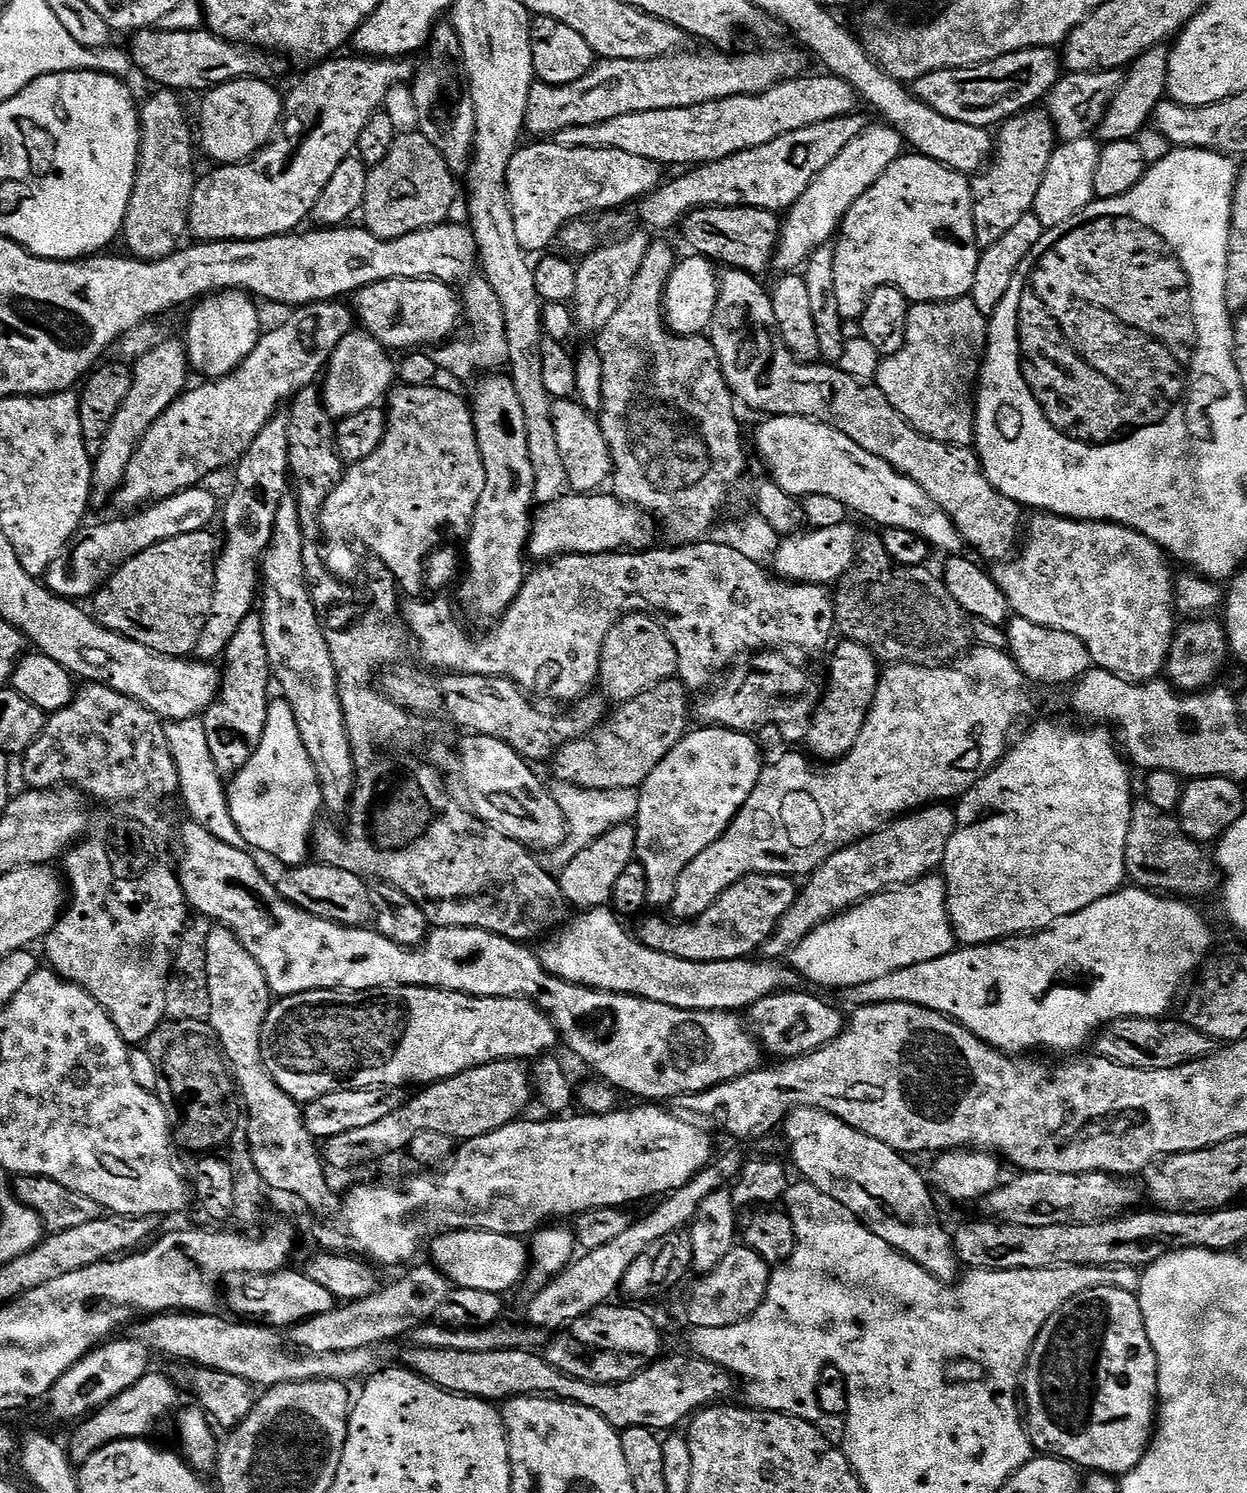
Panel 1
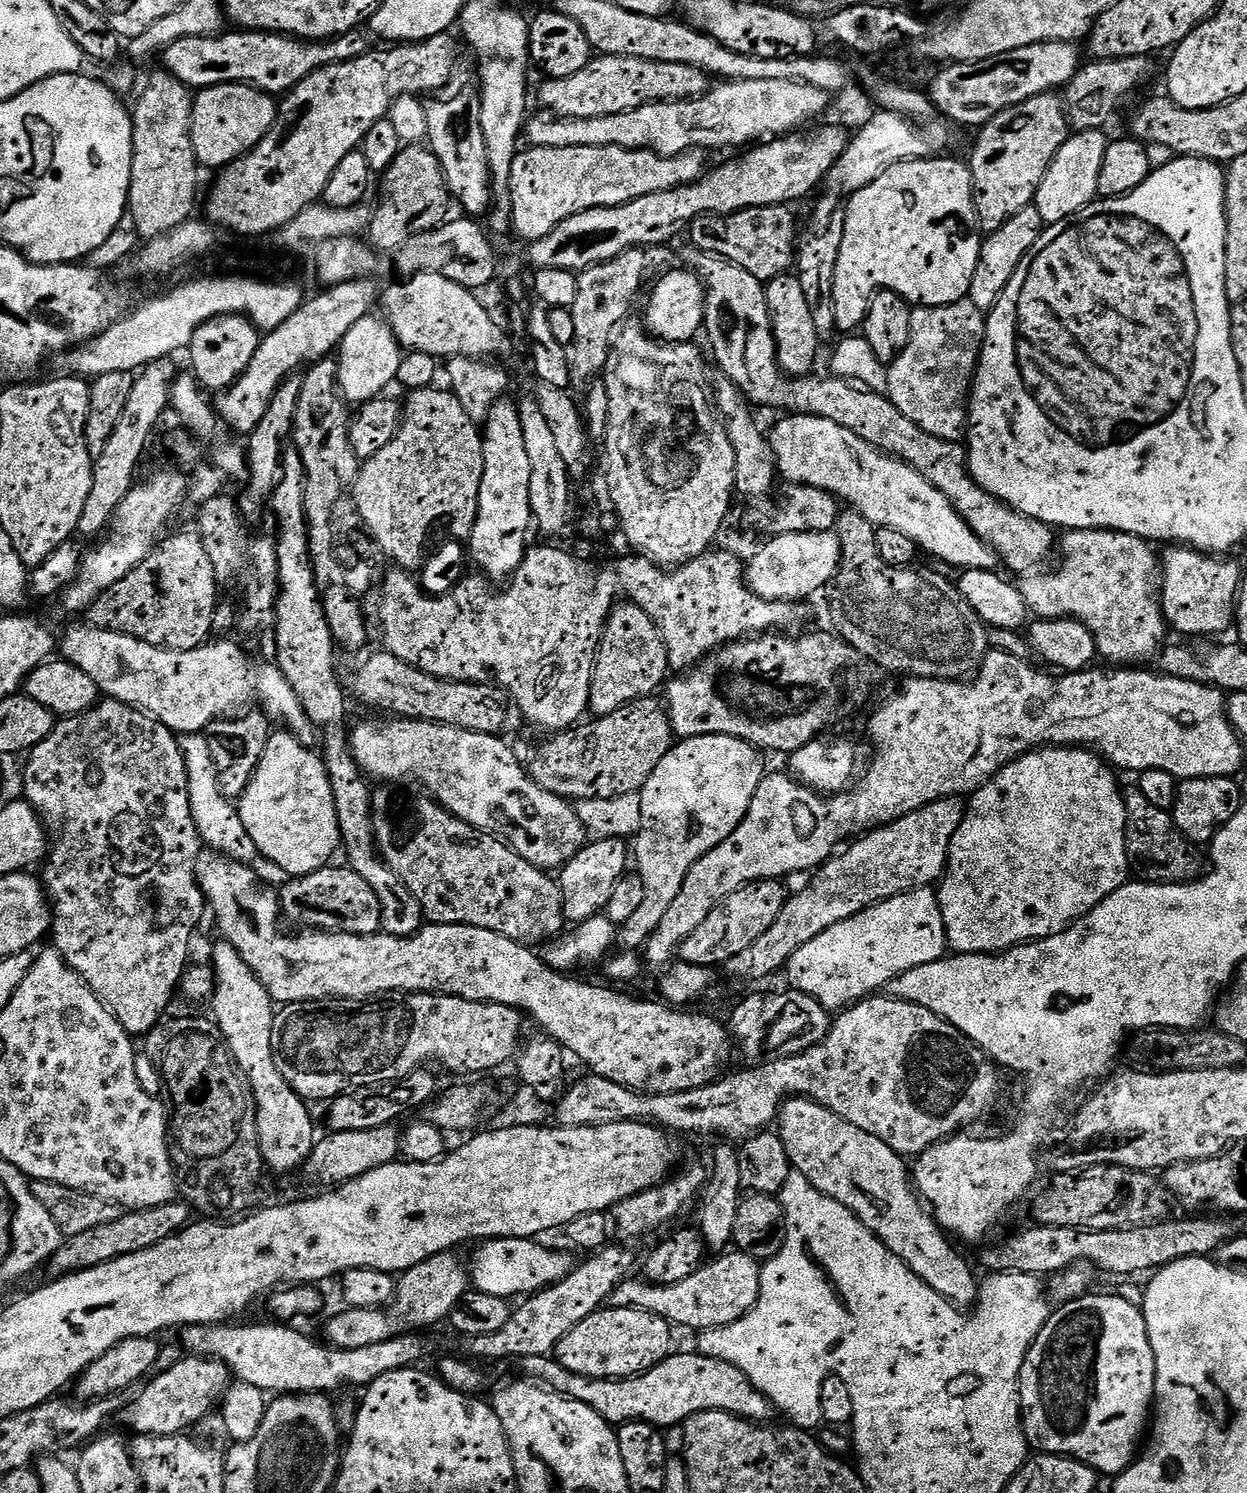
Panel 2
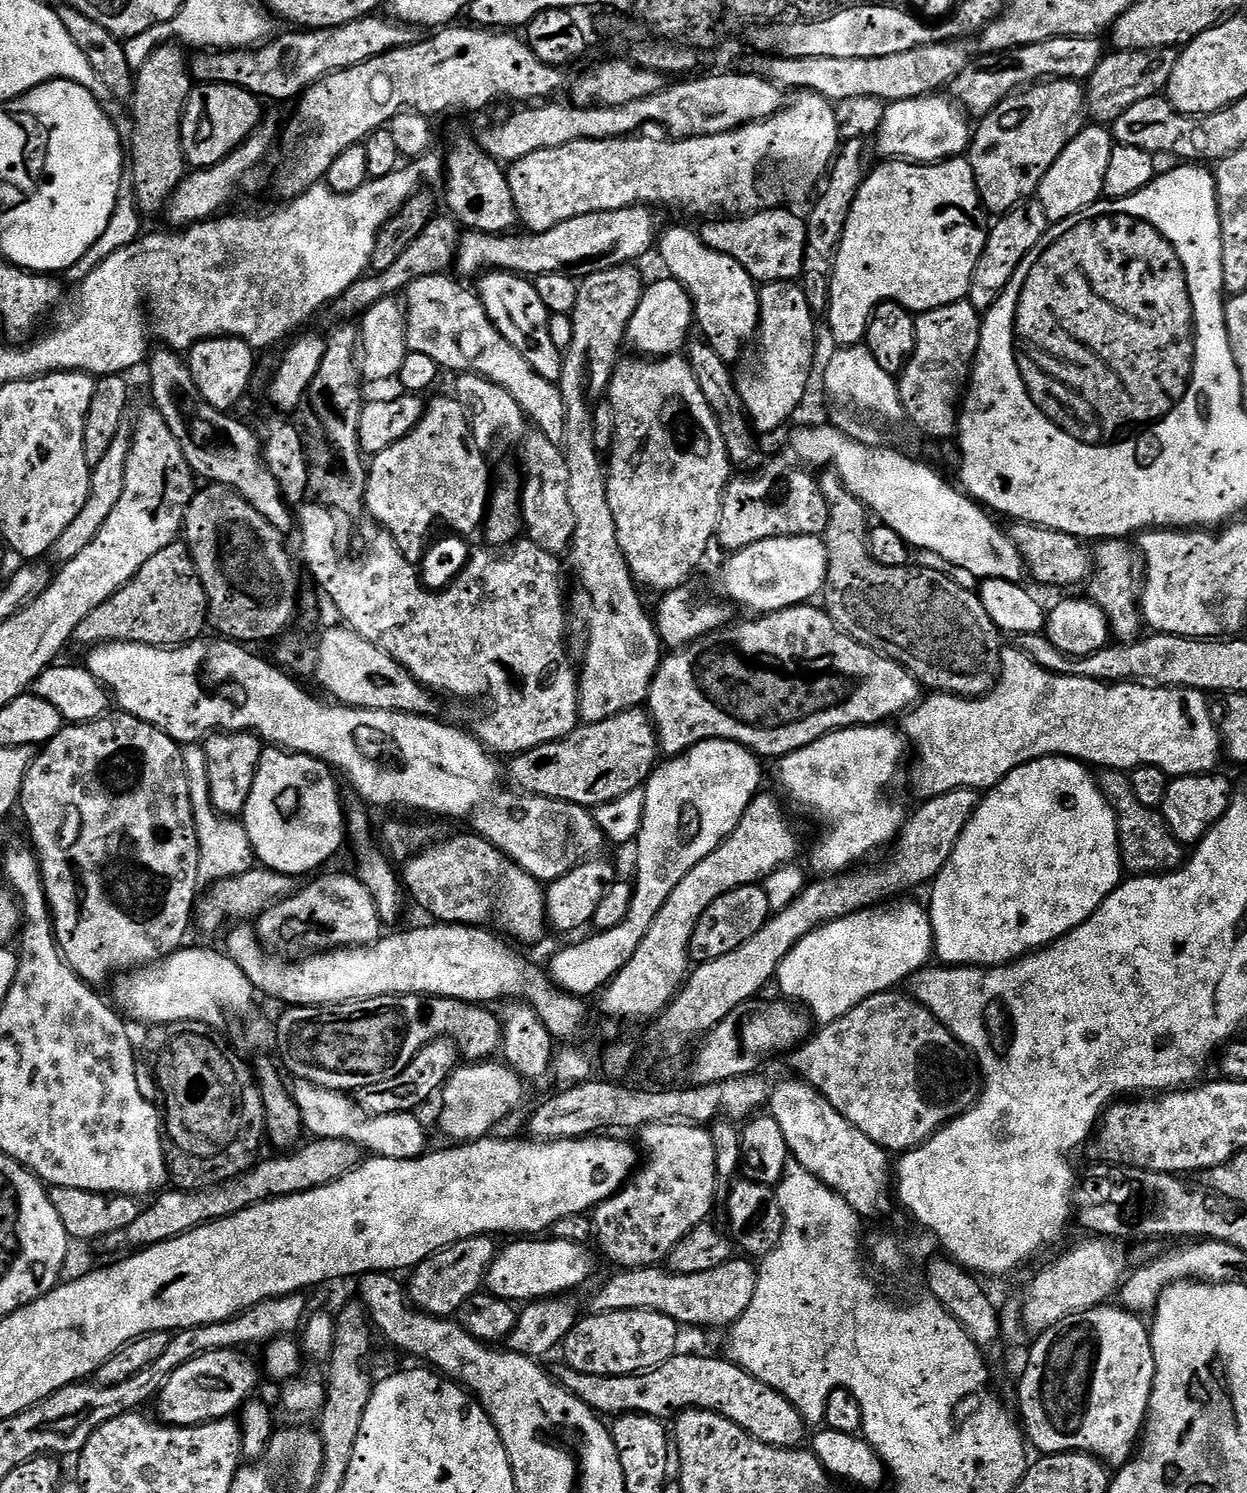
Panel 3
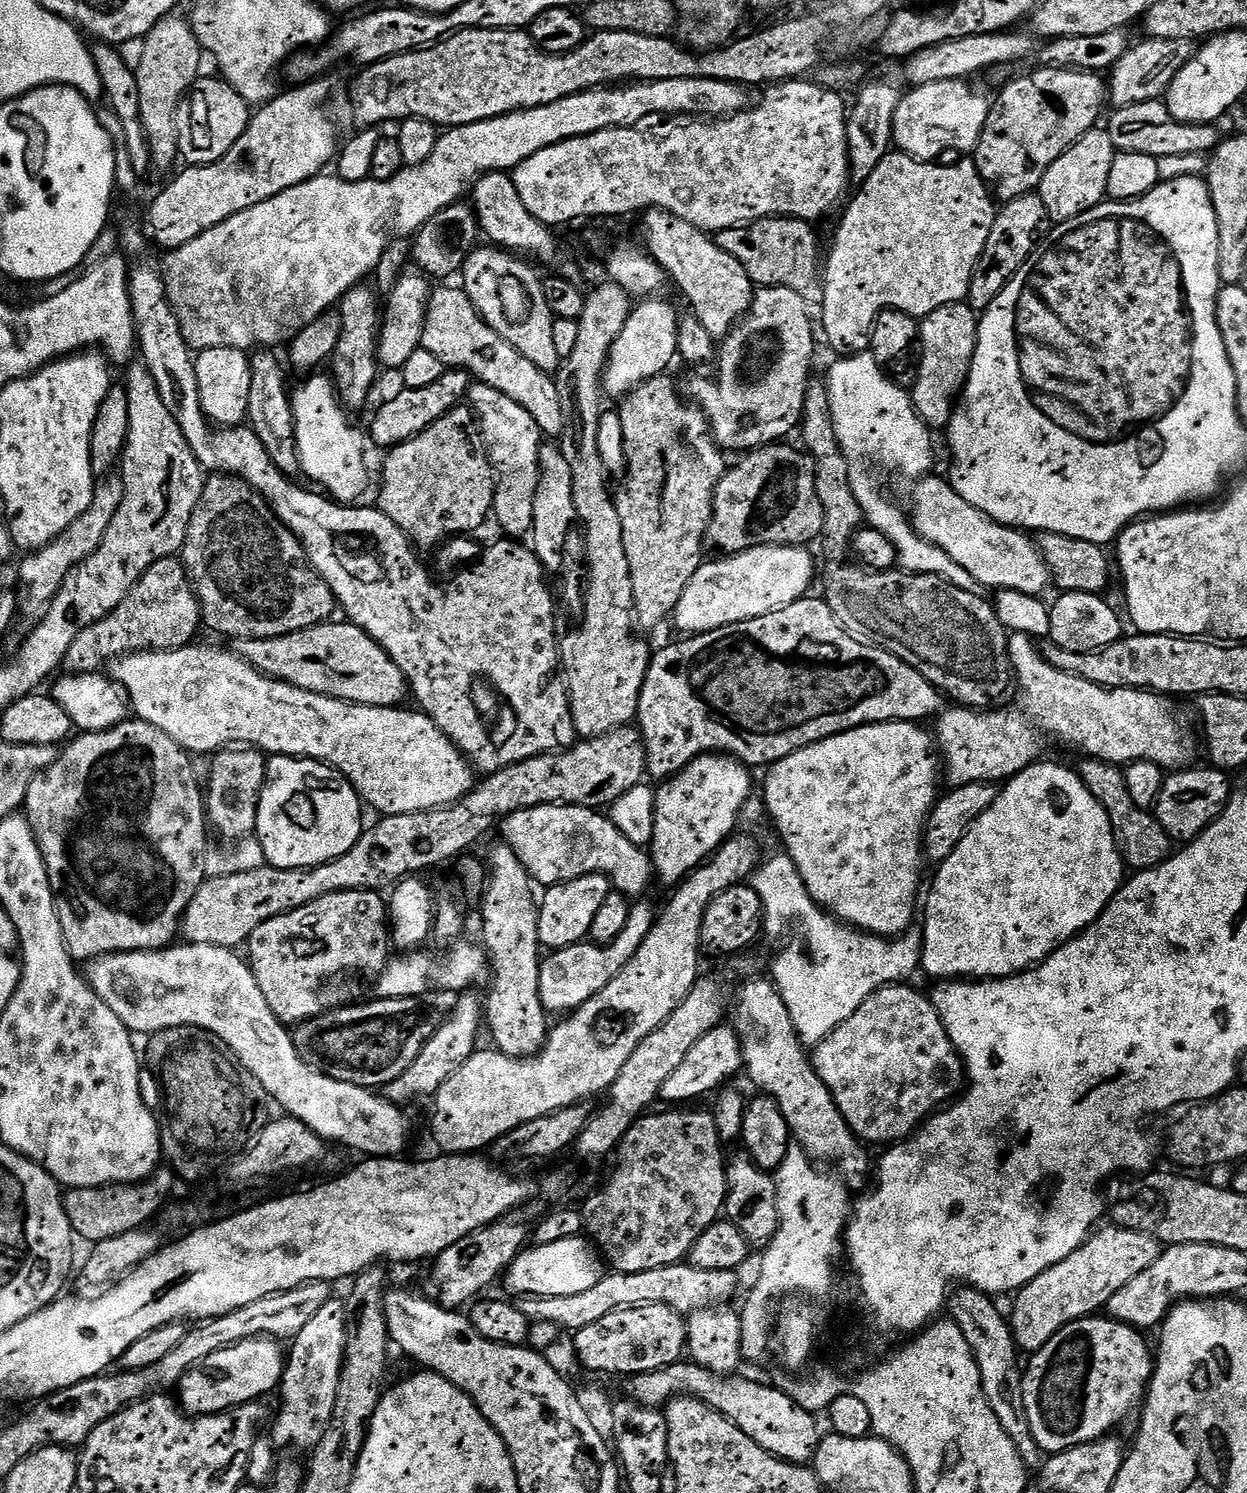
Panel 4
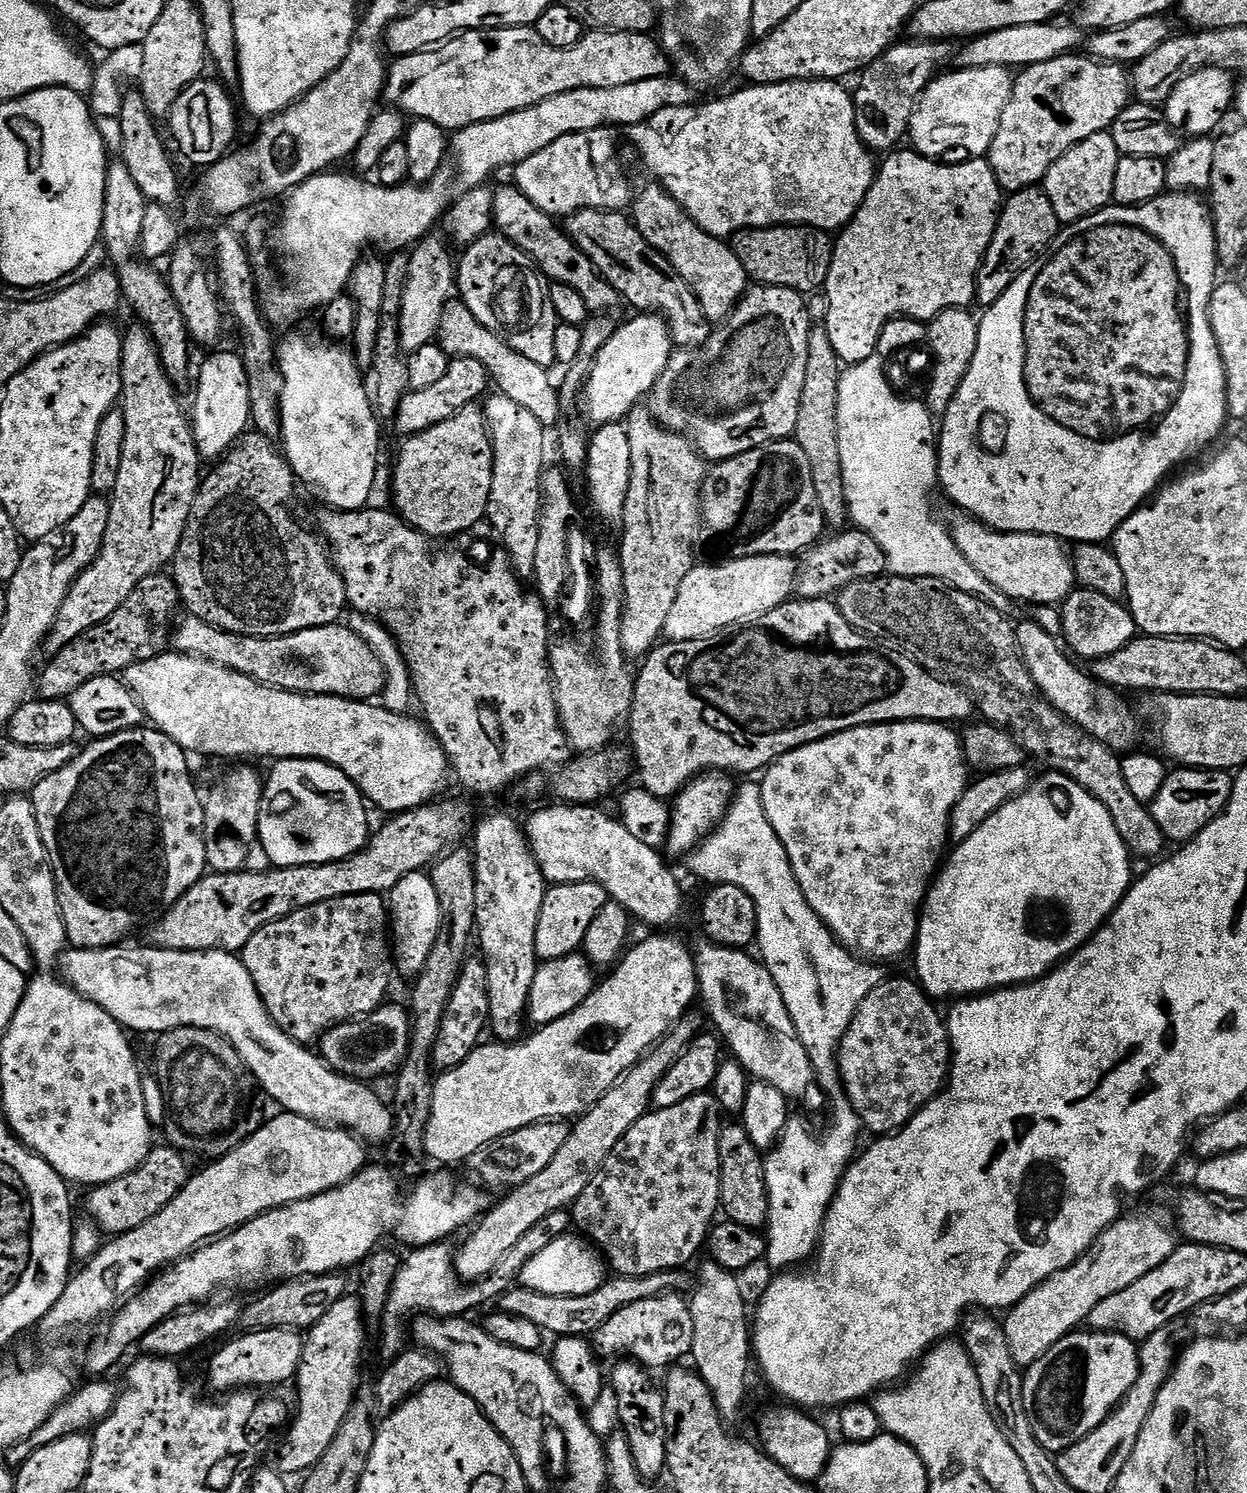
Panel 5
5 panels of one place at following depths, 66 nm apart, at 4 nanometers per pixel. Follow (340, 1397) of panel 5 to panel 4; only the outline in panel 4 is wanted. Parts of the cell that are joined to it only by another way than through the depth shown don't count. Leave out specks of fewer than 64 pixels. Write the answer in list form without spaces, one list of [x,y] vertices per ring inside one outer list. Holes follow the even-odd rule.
[[[333,1298],[314,1318],[310,1318],[306,1330],[294,1341],[300,1352],[291,1353],[290,1363],[284,1369],[282,1393],[284,1405],[280,1417],[271,1425],[270,1439],[277,1449],[305,1448],[311,1450],[322,1438],[324,1427],[330,1422],[336,1391],[340,1381],[340,1365],[344,1362],[344,1306]]]

